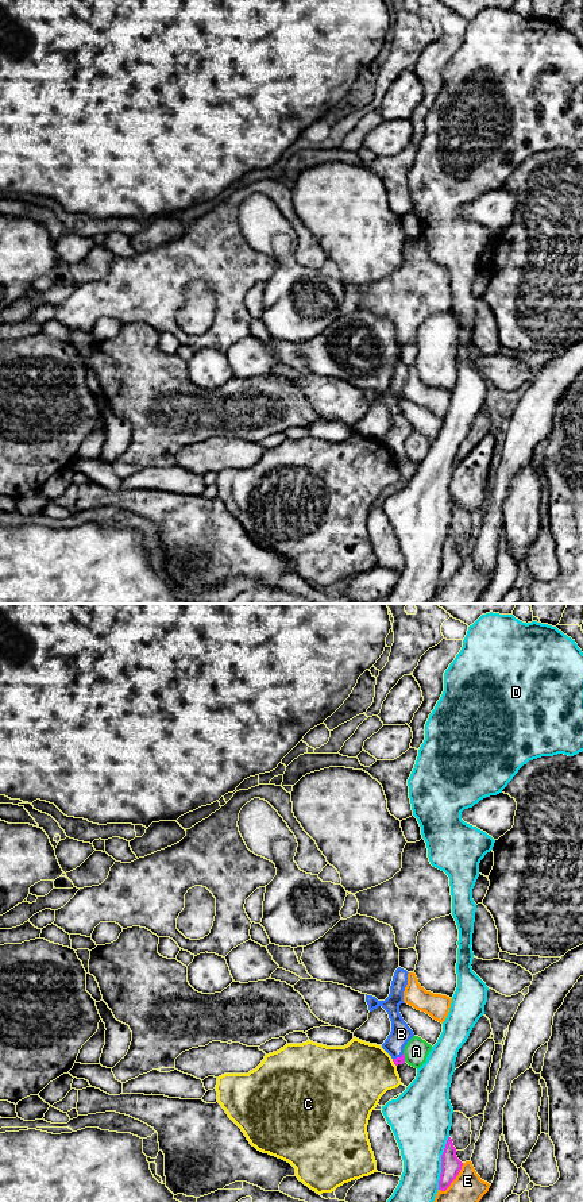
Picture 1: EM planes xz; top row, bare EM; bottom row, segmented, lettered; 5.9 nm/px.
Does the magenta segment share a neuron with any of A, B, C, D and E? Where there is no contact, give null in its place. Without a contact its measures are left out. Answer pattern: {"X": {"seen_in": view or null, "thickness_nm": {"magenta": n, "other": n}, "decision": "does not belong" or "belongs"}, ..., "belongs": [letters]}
{"A": {"seen_in": "xz", "thickness_nm": {"magenta": 50, "other": 150}, "decision": "does not belong"}, "B": {"seen_in": "xz", "thickness_nm": {"magenta": 50, "other": 120}, "decision": "belongs"}, "C": {"seen_in": "xz", "thickness_nm": {"magenta": 50, "other": 380}, "decision": "does not belong"}, "D": {"seen_in": "xz", "thickness_nm": {"magenta": 120, "other": 340}, "decision": "does not belong"}, "E": {"seen_in": "xz", "thickness_nm": {"magenta": 120, "other": 240}, "decision": "does not belong"}, "belongs": ["B"]}

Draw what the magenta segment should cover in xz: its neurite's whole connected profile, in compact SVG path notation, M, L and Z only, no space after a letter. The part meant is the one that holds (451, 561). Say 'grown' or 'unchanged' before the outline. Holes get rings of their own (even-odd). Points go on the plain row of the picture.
unchanged; M448 532L444 547L441 550L441 569L439 575L439 585L445 586L459 570L463 558L456 551L456 543L452 533Z

